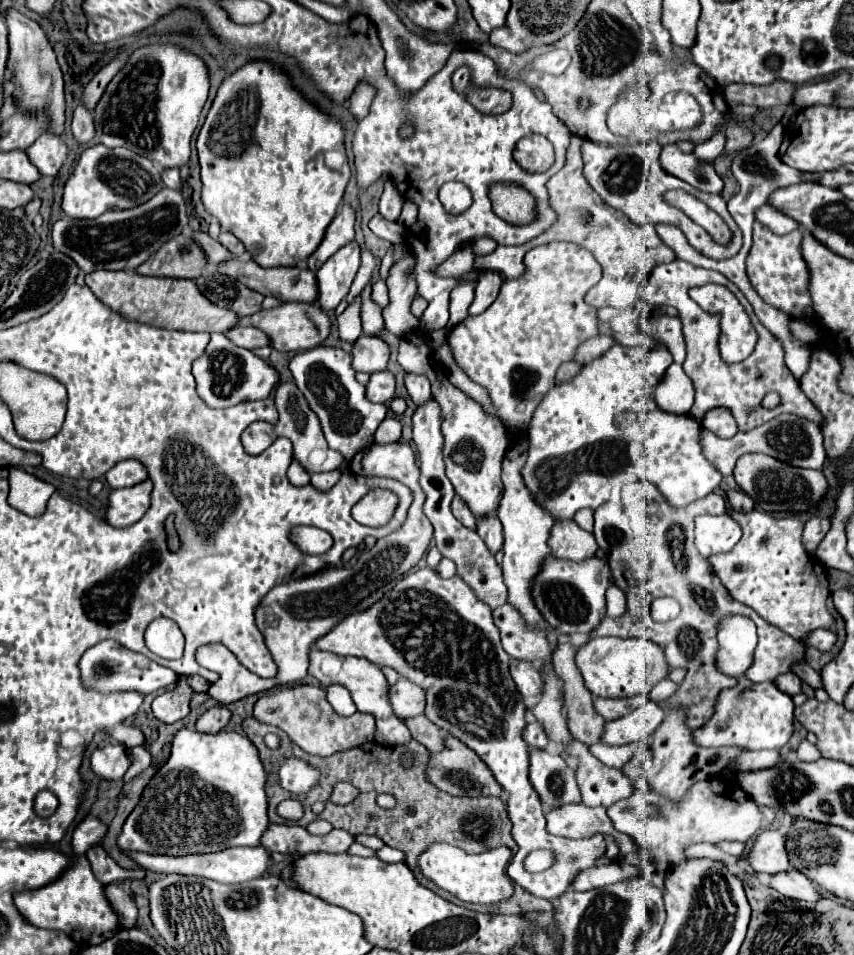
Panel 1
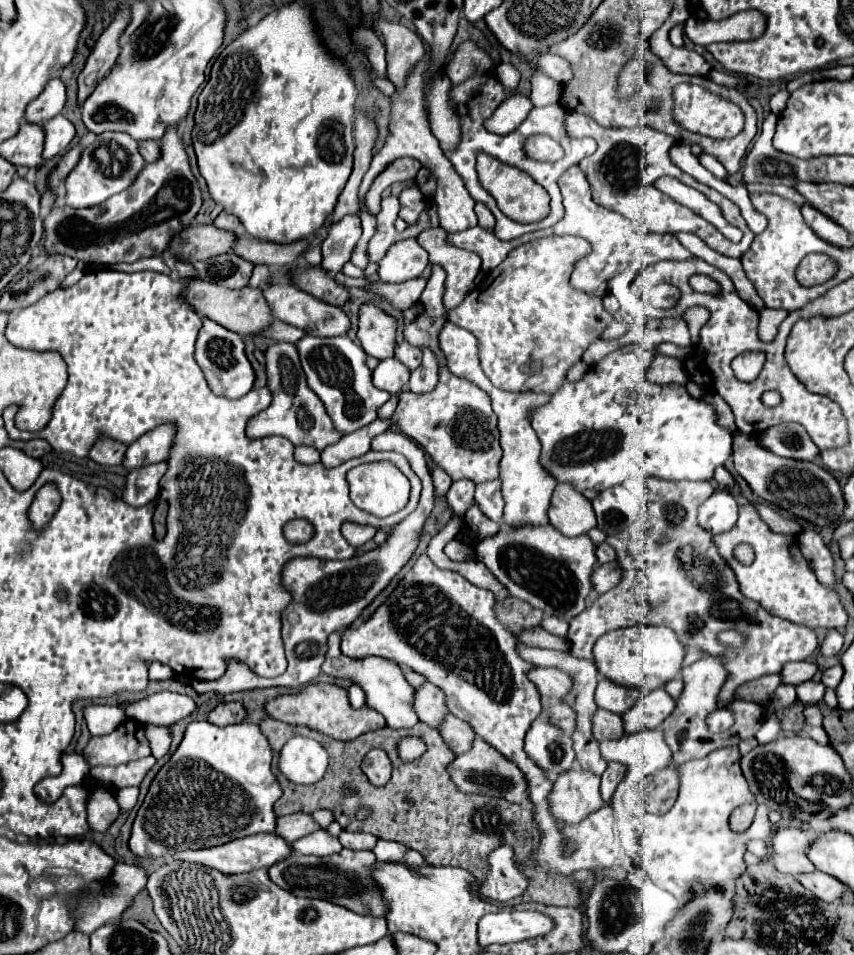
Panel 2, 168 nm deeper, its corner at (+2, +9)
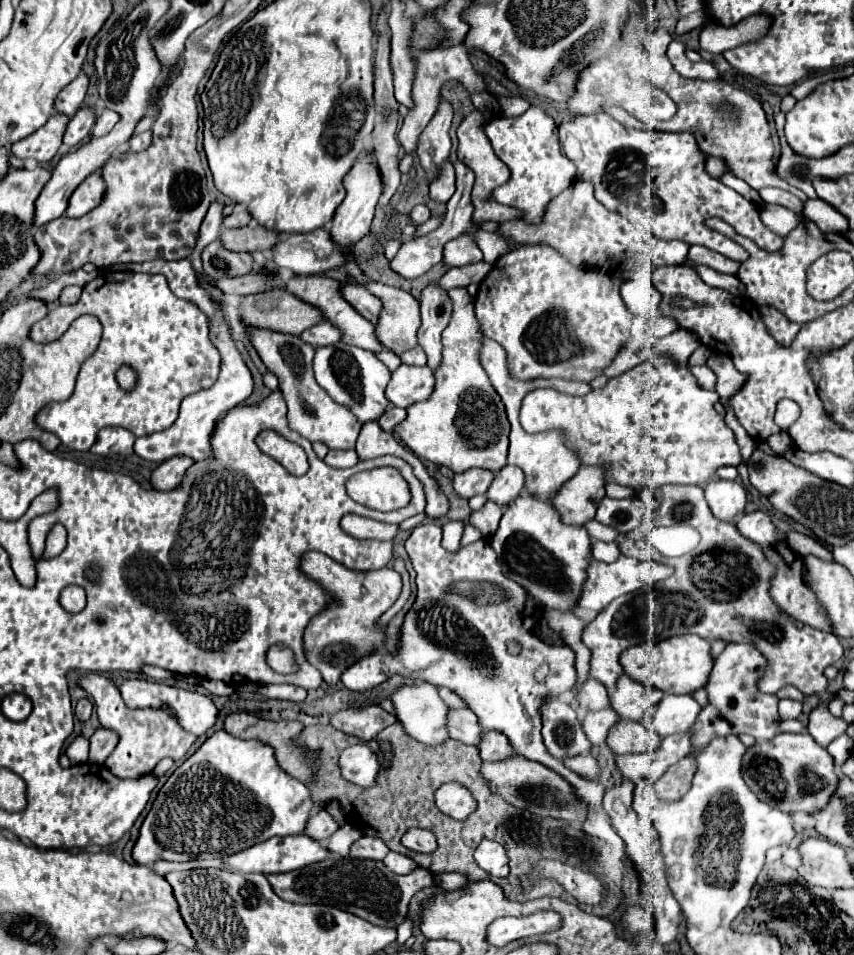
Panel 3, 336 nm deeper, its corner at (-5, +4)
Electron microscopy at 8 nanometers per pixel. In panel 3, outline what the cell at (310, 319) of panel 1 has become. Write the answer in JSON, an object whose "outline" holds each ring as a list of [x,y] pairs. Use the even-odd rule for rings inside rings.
{"outline":[[[295,276],[287,282],[285,288],[289,292],[293,292],[293,296],[305,300],[307,304],[321,308],[321,312],[325,312],[325,320],[335,324],[337,328],[341,328],[341,342],[353,344],[353,346],[359,346],[359,348],[365,348],[365,350],[371,350],[371,352],[381,350],[381,344],[375,338],[375,326],[369,320],[365,320],[349,302],[345,302],[339,296],[339,282],[335,282],[331,278],[323,278],[323,276],[321,278],[319,276]]]}

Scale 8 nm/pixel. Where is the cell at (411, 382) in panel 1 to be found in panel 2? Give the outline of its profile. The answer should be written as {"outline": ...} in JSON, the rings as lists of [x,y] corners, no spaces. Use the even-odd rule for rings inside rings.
{"outline":[[[402,341],[402,343],[396,347],[396,353],[394,353],[394,355],[396,355],[396,359],[398,359],[400,363],[404,363],[404,365],[410,367],[410,369],[418,367],[418,363],[420,363],[420,359],[422,359],[422,351],[420,351],[418,347],[406,343],[406,341]]]}

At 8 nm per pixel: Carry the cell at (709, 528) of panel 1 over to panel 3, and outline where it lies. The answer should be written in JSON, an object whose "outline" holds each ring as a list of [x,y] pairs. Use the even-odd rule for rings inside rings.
{"outline":[[[711,480],[705,486],[705,498],[713,516],[725,522],[735,522],[739,516],[743,516],[747,504],[745,488],[731,480]]]}

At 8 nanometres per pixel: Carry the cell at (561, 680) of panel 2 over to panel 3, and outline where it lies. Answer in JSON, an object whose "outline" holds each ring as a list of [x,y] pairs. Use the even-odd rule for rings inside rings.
{"outline":[[[589,678],[583,684],[579,684],[575,700],[577,700],[579,708],[583,708],[583,710],[601,710],[601,708],[609,706],[607,688],[601,682],[597,682],[595,678]]]}

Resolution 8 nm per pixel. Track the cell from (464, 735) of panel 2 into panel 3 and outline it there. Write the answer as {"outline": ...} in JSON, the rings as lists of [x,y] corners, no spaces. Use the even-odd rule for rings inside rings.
{"outline":[[[487,730],[481,734],[481,744],[479,748],[479,756],[483,760],[503,760],[507,756],[513,756],[513,748],[507,742],[507,738],[501,732],[495,730]]]}

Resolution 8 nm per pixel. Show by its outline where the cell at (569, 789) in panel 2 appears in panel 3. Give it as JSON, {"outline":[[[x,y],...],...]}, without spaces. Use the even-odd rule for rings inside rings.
{"outline":[[[591,754],[567,758],[565,766],[569,770],[573,770],[573,772],[579,772],[581,776],[589,776],[589,780],[597,780],[599,782],[599,768],[597,768],[597,762],[595,762],[595,758]]]}

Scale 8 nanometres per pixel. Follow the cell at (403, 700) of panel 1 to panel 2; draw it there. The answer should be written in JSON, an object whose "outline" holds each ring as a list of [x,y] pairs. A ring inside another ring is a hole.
{"outline":[[[426,683],[424,687],[420,687],[416,691],[418,691],[418,703],[414,709],[418,711],[420,721],[432,729],[438,729],[442,725],[444,717],[448,715],[444,693],[438,691],[438,687],[434,687],[432,683]]]}

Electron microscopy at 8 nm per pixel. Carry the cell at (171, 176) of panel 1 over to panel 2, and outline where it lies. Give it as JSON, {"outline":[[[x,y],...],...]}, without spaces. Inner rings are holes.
{"outline":[[[152,139],[138,141],[138,151],[140,151],[140,155],[144,157],[146,163],[152,163],[154,159],[158,159],[158,143],[152,141]]]}

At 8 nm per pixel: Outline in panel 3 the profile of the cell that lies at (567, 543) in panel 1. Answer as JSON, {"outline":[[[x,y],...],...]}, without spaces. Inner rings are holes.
{"outline":[[[581,466],[579,472],[563,484],[553,504],[557,504],[557,514],[561,516],[563,524],[585,526],[595,518],[595,510],[603,496],[605,496],[603,472],[593,466]]]}

